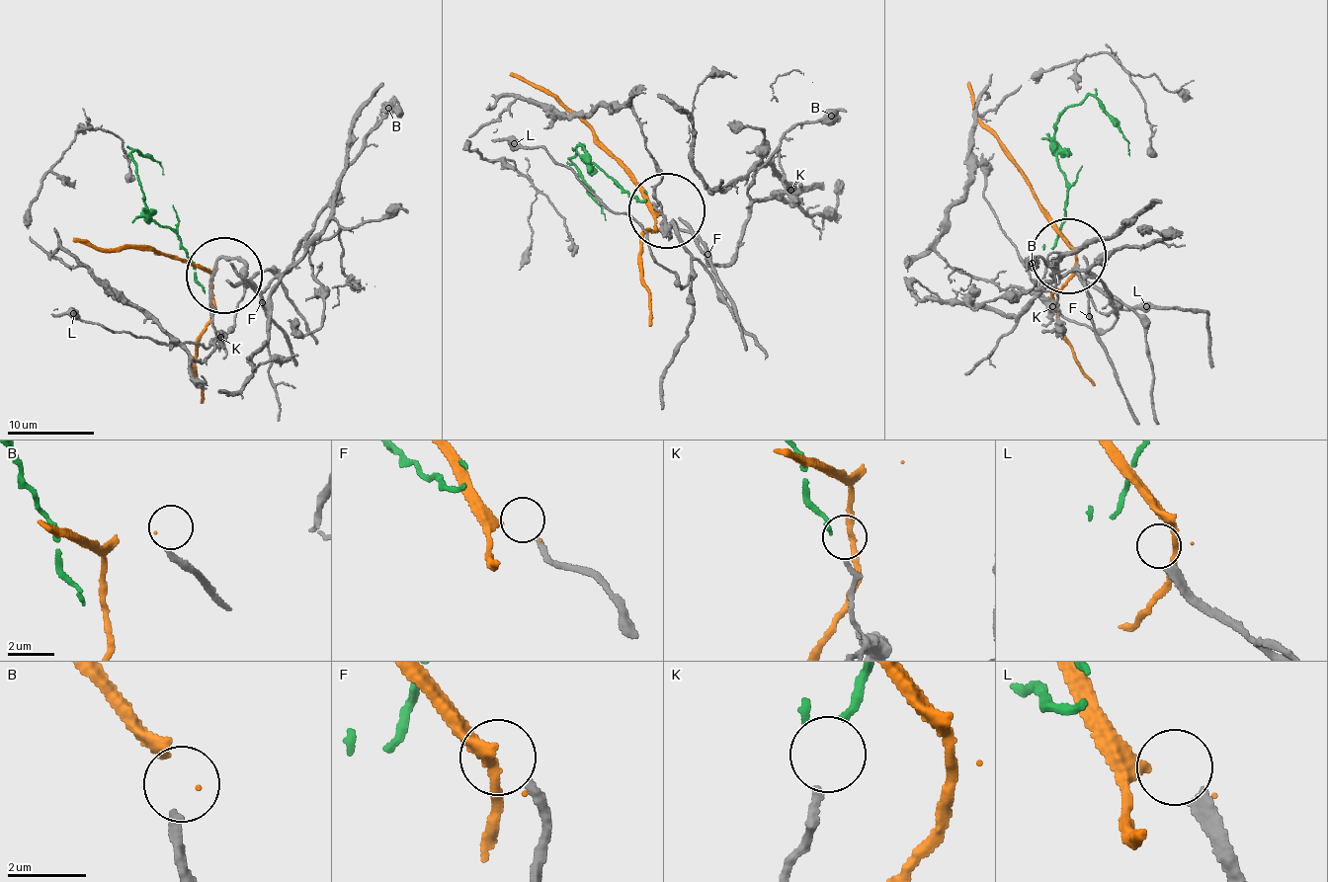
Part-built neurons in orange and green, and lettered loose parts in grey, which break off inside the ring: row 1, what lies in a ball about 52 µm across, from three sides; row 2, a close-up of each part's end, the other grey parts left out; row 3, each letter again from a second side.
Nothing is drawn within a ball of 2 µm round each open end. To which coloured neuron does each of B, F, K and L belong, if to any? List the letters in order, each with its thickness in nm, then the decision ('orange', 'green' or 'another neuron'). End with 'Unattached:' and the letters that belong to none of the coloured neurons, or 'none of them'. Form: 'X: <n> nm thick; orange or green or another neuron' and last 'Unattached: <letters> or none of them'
B: 240 nm thick; another neuron
F: 240 nm thick; orange
K: 220 nm thick; green
L: 360 nm thick; another neuron
Unattached: B, L

